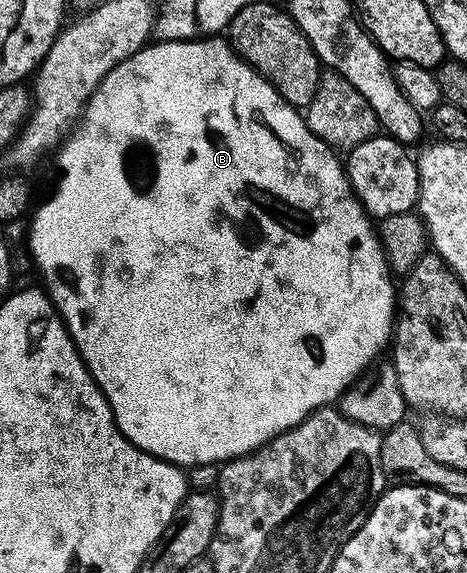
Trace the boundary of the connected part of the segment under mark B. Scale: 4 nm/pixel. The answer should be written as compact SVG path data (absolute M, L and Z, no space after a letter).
M203 37L198 41L185 43L152 42L133 53L125 61L121 61L97 85L97 89L83 106L83 114L79 116L74 127L57 148L59 155L59 171L63 176L55 187L55 192L34 208L31 219L31 259L43 278L42 286L51 298L51 304L57 308L59 315L67 326L69 337L75 342L77 353L83 358L83 364L93 381L101 389L105 401L109 401L111 412L119 432L145 453L164 459L166 463L174 463L180 468L196 467L198 463L224 464L228 459L235 459L238 455L248 455L263 443L268 443L273 437L293 429L303 419L308 419L317 409L332 406L343 396L344 391L380 358L379 355L388 350L393 339L393 328L397 314L397 283L393 278L391 266L387 264L387 254L383 251L383 243L377 234L376 224L372 216L361 205L355 196L355 191L347 179L347 168L344 160L337 156L336 148L328 143L322 143L309 129L306 118L301 114L300 108L292 107L286 103L273 89L273 85L258 71L250 67L235 48L223 37Z

